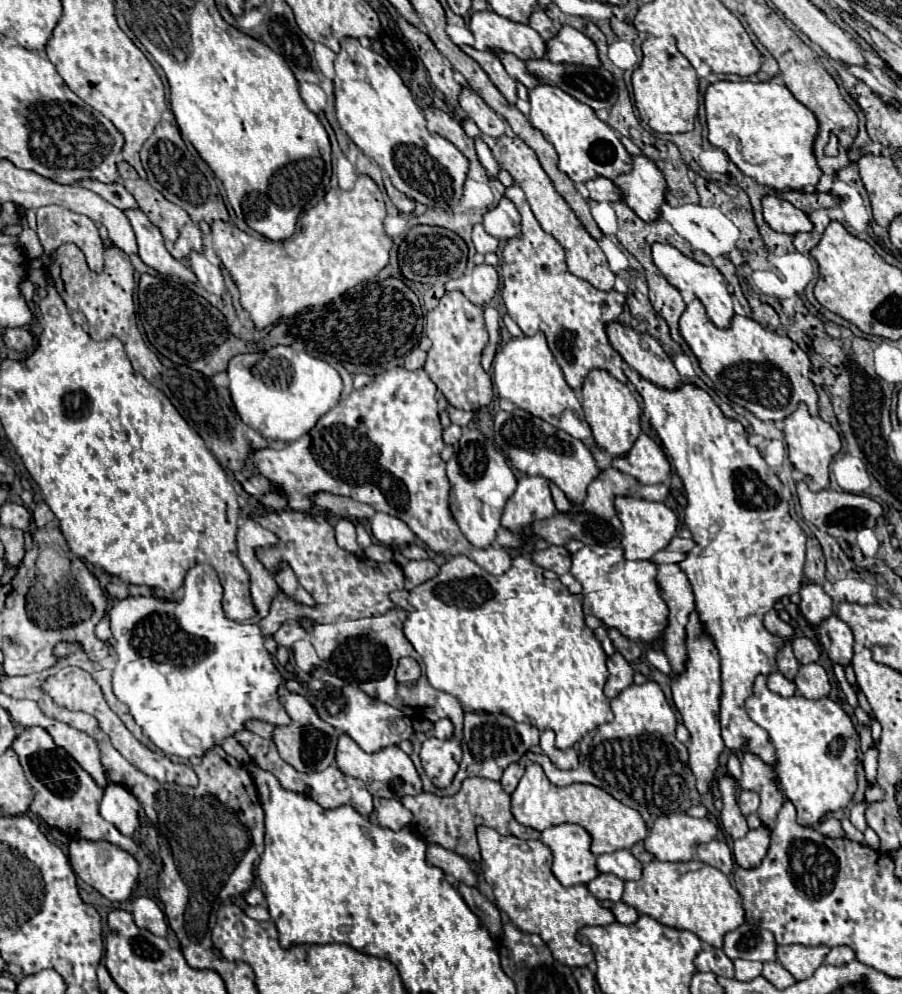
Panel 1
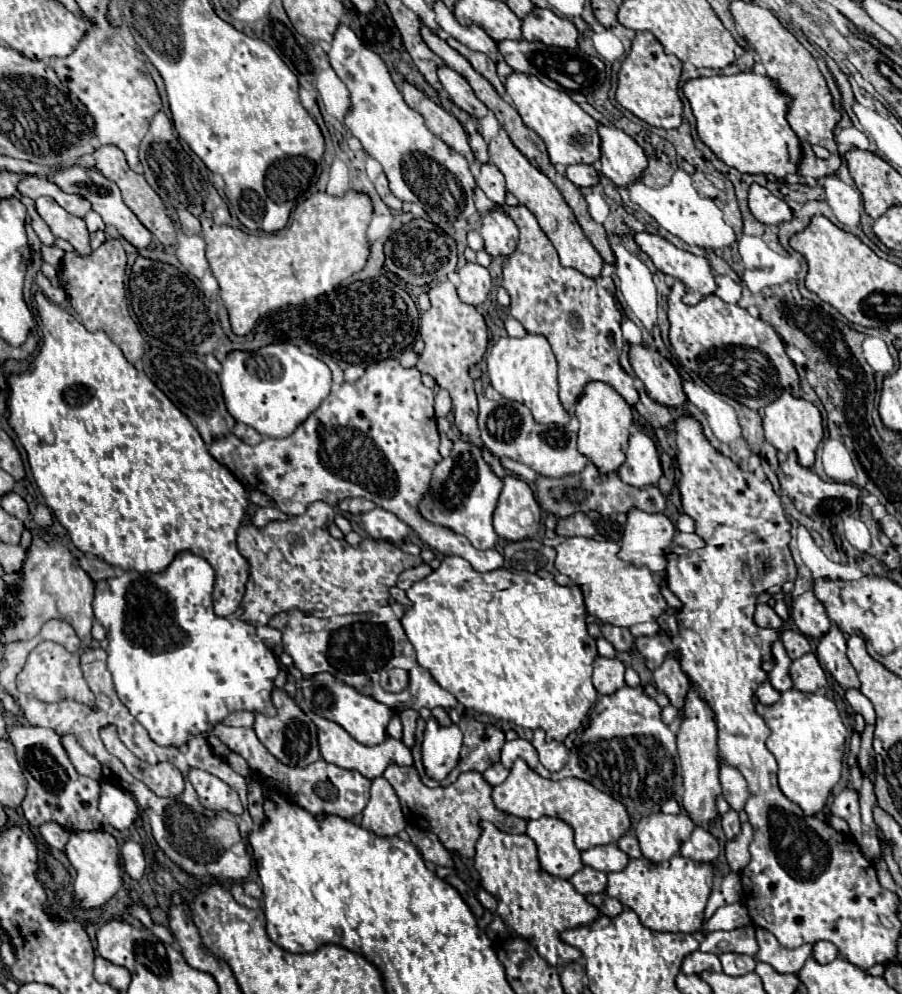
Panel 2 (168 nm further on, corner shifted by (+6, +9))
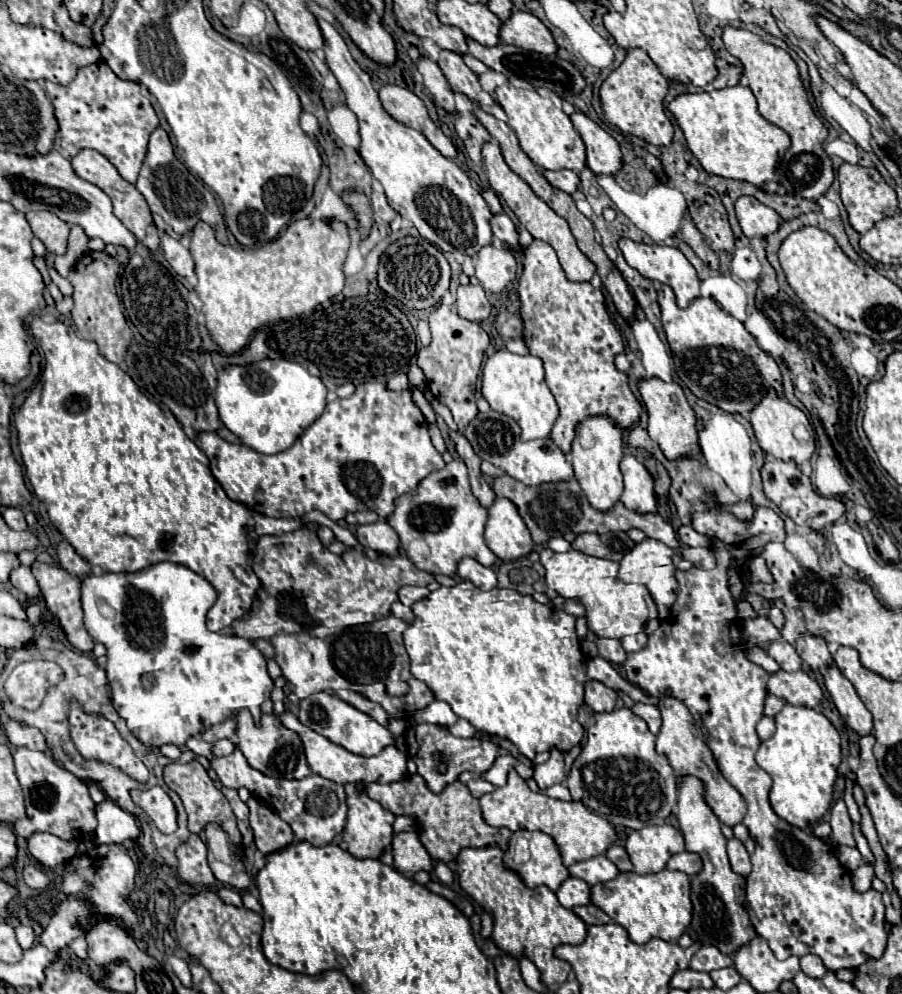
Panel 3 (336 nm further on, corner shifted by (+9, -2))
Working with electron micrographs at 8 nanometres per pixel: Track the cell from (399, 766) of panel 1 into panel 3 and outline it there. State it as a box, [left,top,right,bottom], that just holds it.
[280,712,406,784]

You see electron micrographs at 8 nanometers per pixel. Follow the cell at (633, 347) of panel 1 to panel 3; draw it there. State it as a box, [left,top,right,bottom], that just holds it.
[640,378,700,460]

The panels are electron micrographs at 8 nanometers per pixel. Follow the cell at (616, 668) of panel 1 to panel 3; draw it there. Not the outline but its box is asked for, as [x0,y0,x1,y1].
[586,680,616,712]

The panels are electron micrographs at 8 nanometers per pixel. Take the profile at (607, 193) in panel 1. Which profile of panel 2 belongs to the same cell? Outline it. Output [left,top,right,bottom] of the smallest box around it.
[567,165,599,187]

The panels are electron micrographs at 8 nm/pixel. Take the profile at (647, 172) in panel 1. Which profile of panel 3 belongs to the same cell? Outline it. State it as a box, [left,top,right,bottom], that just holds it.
[570,112,622,176]

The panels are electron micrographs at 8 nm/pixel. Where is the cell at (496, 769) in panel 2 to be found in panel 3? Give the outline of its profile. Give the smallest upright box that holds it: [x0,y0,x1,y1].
[458,772,494,798]

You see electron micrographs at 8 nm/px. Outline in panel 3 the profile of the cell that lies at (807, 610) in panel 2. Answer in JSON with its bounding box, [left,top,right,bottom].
[796,634,834,672]

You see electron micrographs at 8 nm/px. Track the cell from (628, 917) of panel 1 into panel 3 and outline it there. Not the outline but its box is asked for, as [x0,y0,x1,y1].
[572,904,612,926]

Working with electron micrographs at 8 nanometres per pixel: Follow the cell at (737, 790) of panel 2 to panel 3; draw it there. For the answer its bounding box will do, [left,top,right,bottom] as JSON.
[656,698,746,826]

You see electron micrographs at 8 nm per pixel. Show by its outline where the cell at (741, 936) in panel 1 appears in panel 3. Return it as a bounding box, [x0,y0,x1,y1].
[690,946,732,972]

